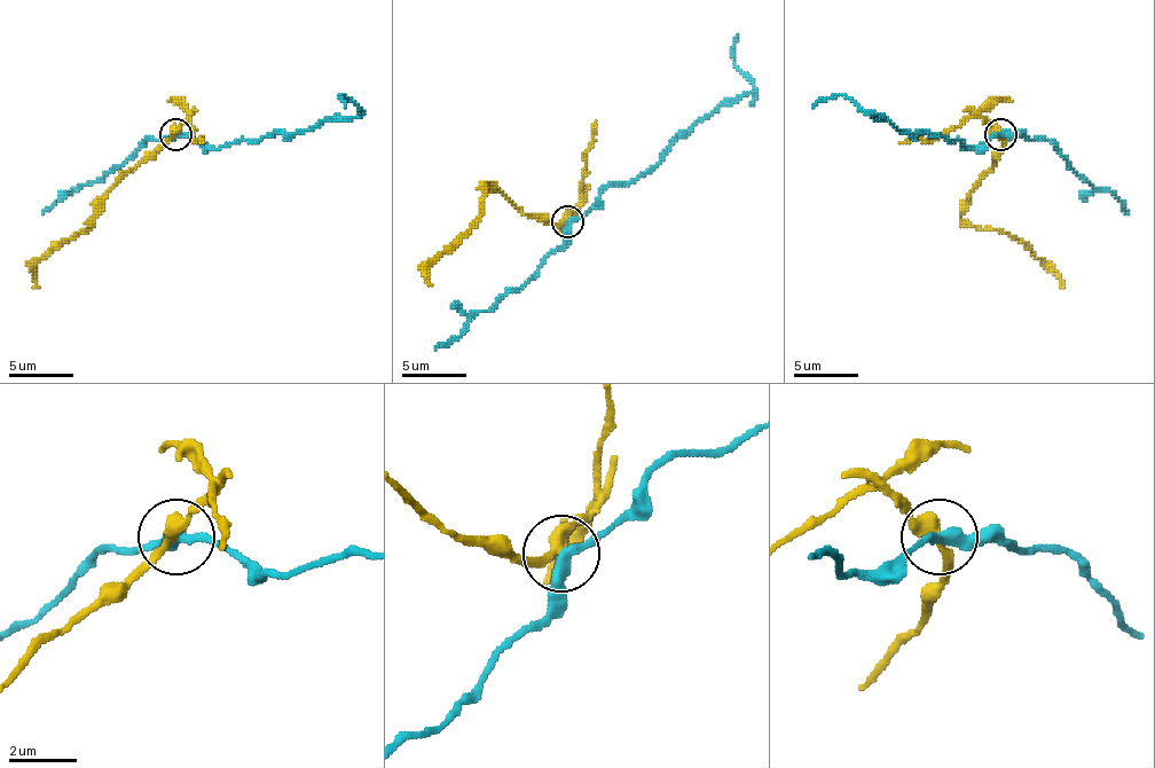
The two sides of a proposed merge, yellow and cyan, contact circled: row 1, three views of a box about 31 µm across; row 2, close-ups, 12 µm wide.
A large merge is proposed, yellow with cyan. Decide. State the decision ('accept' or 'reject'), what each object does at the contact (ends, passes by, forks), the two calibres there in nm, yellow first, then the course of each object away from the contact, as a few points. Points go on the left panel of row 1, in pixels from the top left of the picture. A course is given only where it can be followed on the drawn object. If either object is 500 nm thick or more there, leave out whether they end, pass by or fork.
reject; yellow passes by; cyan passes by; 360 nm thick on the yellow side, 320 nm on the other; yellow runs (174, 133), (107, 194), (87, 229), (81, 229), (36, 265), (39, 288); cyan runs (174, 133), (187, 133), (217, 149), (251, 140), (303, 133), (361, 110), (342, 94), (345, 108)

